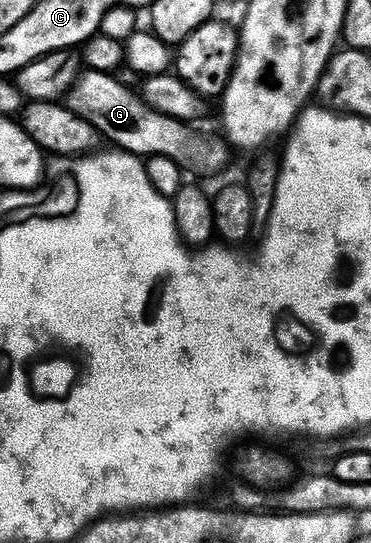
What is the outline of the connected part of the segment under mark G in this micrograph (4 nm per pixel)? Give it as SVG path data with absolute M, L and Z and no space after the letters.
M84 71L65 97L65 104L71 112L91 124L102 139L104 136L115 143L112 145L116 149L132 152L140 158L173 158L180 168L199 176L215 176L230 162L232 149L226 139L202 136L191 129L194 127L190 123L154 112L136 89L134 92L115 79L119 78L105 72Z

